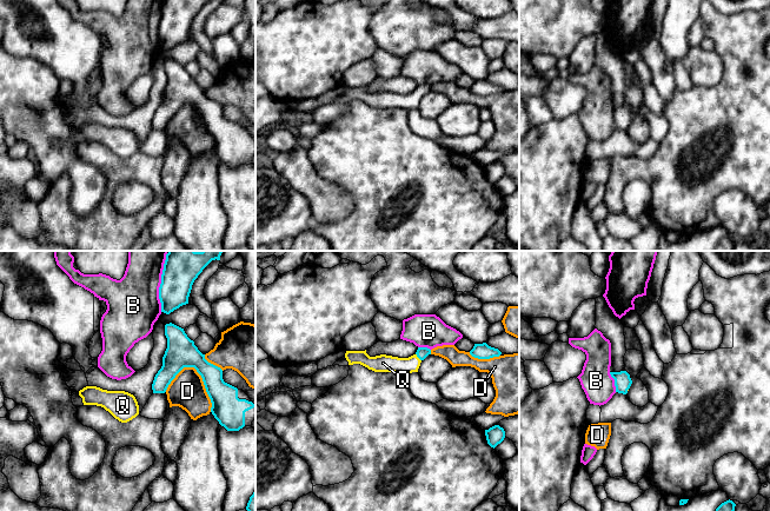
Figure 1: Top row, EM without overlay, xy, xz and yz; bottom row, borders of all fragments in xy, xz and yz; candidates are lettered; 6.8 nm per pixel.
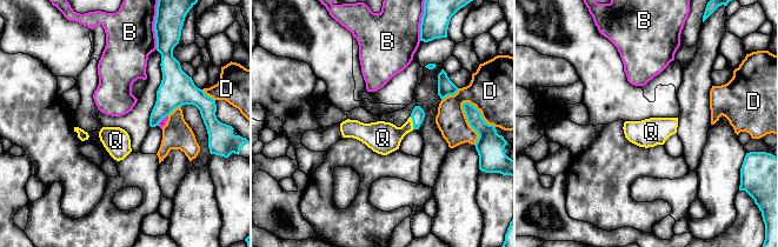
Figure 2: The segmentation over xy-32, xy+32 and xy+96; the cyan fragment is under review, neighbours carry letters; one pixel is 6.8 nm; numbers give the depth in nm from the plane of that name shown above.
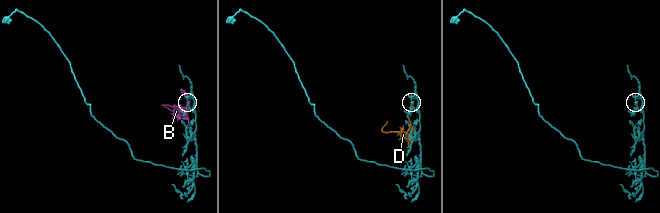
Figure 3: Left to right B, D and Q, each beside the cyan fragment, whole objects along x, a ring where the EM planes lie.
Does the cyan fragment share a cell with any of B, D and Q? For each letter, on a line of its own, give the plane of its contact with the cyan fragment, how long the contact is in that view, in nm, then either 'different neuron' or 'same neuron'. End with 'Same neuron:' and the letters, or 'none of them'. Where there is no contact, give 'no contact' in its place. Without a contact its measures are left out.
B: xy | 400 nm | different neuron
D: xy | 360 nm | different neuron
Q: xz | 70 nm | same neuron
Same neuron: Q

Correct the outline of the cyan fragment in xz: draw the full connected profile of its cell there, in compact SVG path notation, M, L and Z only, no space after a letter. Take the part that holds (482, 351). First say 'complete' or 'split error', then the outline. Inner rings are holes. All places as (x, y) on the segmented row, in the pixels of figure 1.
complete; M486 343L474 344L470 354L478 359L490 359L493 357L499 357L502 352L498 349L489 346Z

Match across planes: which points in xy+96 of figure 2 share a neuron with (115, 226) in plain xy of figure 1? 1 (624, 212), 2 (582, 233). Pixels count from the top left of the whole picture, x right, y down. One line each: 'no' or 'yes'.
1: yes
2: no

